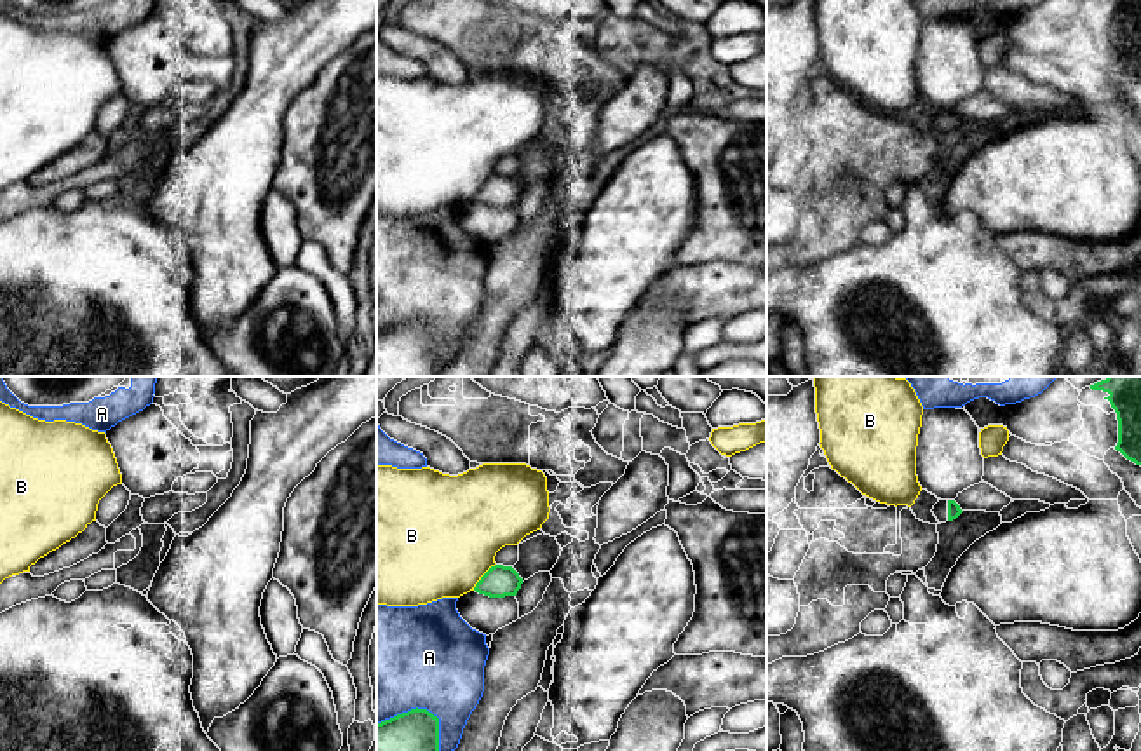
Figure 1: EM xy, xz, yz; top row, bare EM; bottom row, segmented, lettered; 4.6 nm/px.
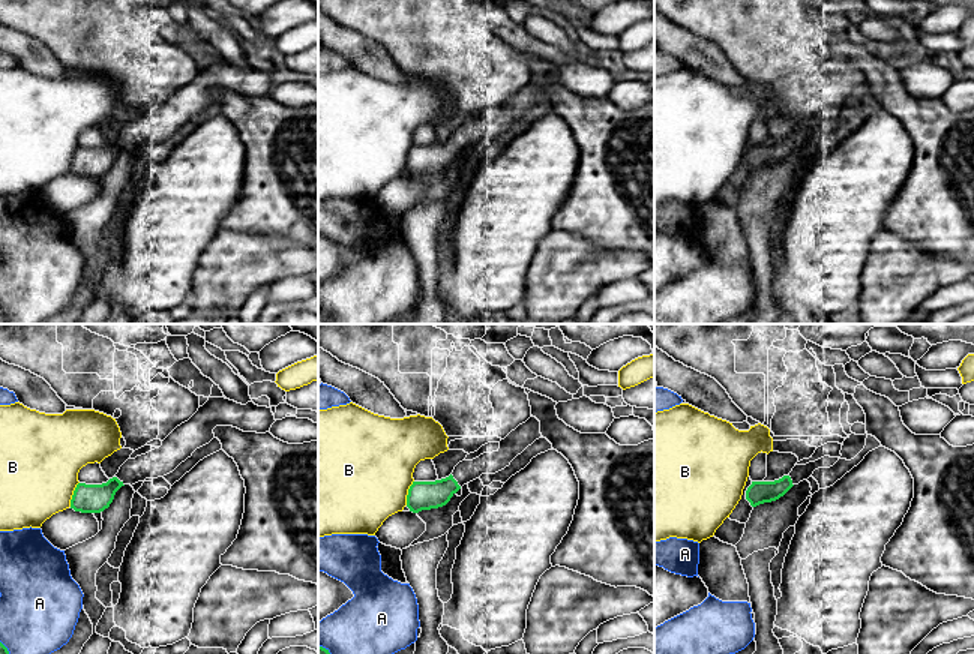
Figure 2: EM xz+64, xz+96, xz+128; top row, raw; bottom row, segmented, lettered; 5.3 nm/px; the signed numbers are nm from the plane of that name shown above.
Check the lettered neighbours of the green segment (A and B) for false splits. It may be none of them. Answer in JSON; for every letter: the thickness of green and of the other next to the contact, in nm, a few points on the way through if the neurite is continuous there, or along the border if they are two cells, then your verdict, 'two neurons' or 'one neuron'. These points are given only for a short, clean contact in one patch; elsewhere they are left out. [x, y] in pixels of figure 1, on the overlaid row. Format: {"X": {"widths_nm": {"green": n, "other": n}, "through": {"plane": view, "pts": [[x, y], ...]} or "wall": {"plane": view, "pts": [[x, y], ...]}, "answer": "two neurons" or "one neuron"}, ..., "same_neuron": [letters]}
{"A": {"widths_nm": {"green": 190, "other": 480}, "answer": "two neurons"}, "B": {"widths_nm": {"green": 150, "other": 500}, "answer": "two neurons"}, "same_neuron": []}

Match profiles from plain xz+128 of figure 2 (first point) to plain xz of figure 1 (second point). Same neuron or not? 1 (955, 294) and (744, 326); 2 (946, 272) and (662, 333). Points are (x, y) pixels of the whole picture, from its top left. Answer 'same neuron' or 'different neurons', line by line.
1: same neuron
2: different neurons

